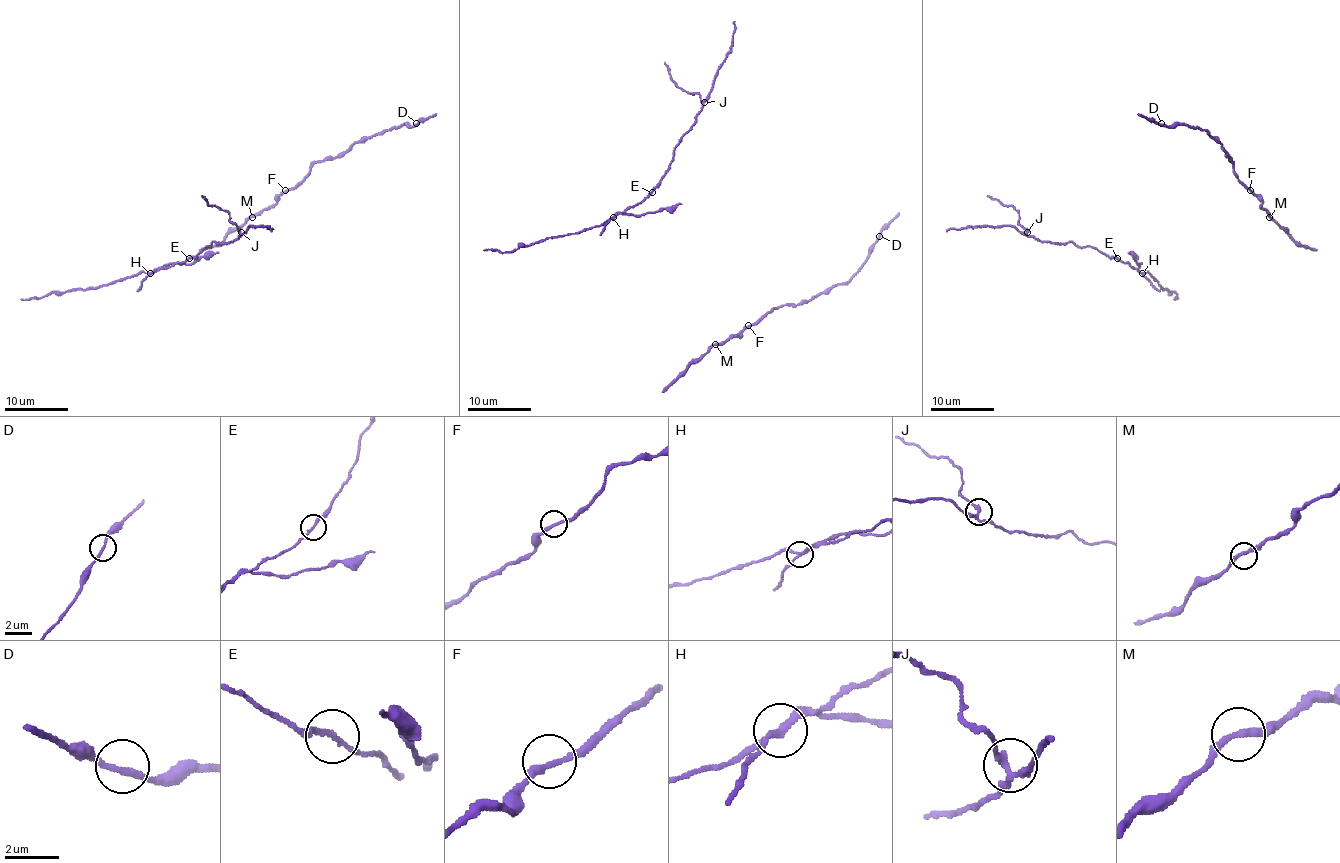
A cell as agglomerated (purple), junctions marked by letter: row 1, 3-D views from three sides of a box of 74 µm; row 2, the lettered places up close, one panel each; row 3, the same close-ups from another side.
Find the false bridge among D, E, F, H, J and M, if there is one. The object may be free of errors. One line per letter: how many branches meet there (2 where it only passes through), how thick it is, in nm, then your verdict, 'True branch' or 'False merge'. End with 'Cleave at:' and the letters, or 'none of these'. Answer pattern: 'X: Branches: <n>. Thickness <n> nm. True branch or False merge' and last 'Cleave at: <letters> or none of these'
D: Branches: 2. Thickness 200 nm. True branch
E: Branches: 2. Thickness 180 nm. True branch
F: Branches: 2. Thickness 240 nm. True branch
H: Branches: 3. Thickness 200 nm. False merge
J: Branches: 3. Thickness 200 nm. True branch
M: Branches: 2. Thickness 240 nm. True branch
Cleave at: H

